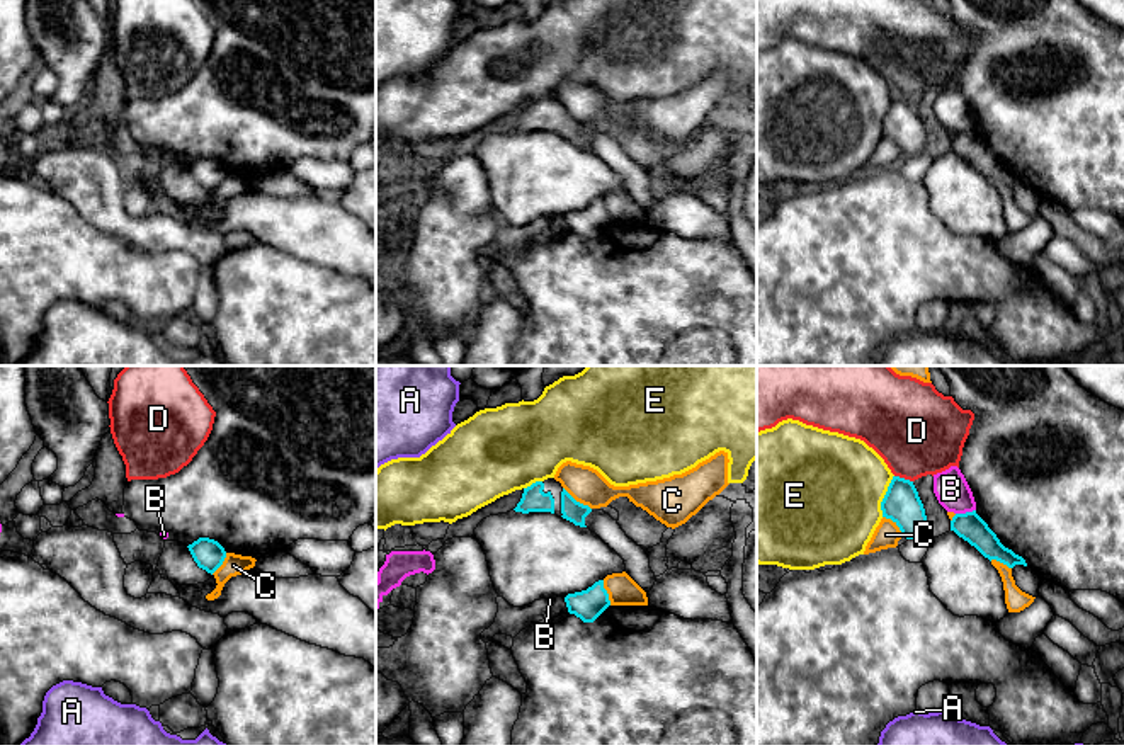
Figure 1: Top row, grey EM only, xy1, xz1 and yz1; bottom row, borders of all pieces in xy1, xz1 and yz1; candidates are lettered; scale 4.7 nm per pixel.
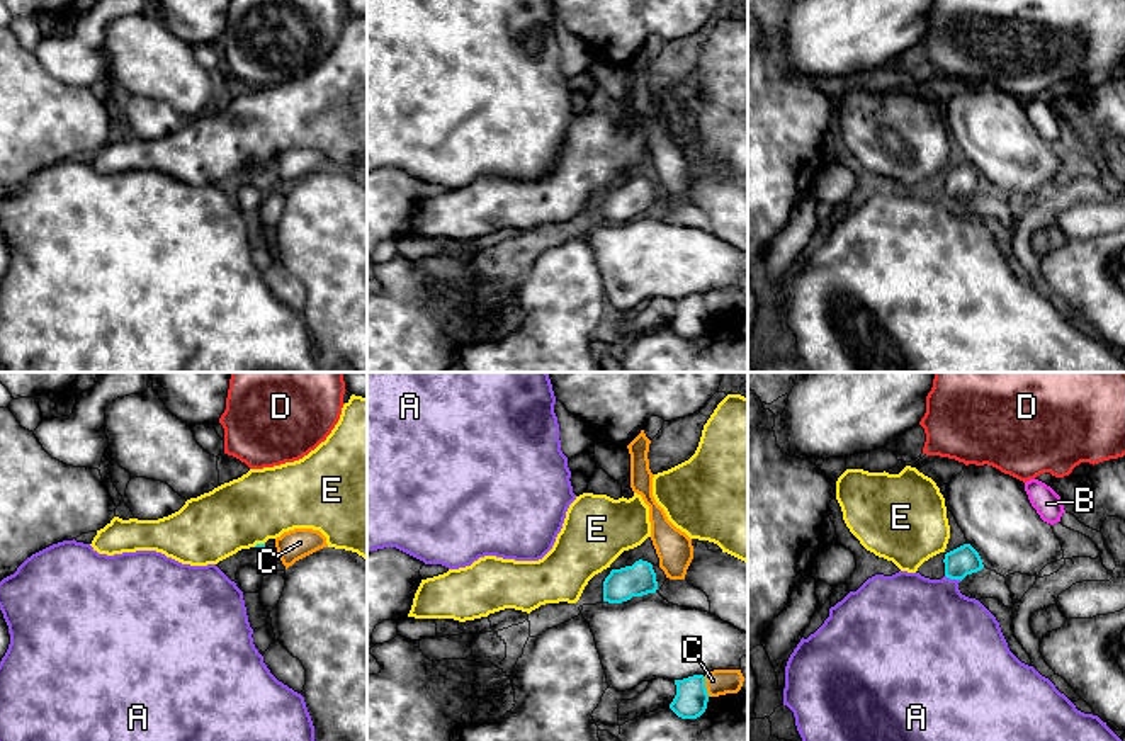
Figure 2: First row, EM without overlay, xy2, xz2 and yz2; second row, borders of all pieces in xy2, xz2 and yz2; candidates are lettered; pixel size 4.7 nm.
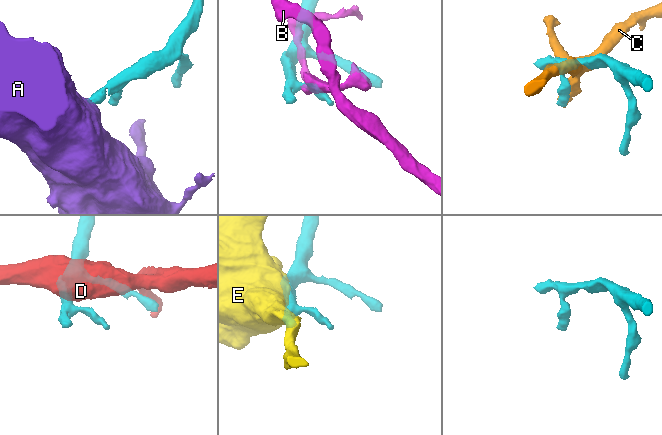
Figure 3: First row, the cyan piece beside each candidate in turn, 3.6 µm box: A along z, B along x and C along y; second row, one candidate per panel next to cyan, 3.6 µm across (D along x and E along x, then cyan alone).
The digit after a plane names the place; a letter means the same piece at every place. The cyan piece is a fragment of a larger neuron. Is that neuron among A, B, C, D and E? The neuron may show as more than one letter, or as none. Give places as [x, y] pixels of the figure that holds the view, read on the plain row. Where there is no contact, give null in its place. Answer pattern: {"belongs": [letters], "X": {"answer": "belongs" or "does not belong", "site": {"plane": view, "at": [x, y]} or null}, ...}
{"belongs": ["A"], "A": {"answer": "belongs", "site": {"plane": "yz2", "at": [954, 197]}}, "B": {"answer": "does not belong", "site": {"plane": "yz1", "at": [965, 133]}}, "C": {"answer": "does not belong", "site": {"plane": "xz1", "at": [575, 119]}}, "D": {"answer": "does not belong", "site": {"plane": "yz1", "at": [903, 97]}}, "E": {"answer": "does not belong", "site": {"plane": "yz1", "at": [885, 114]}}}

